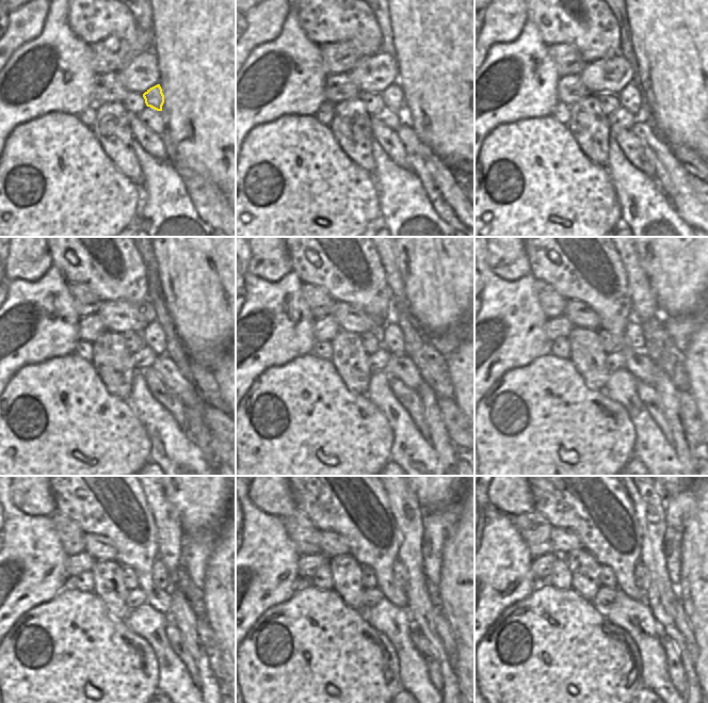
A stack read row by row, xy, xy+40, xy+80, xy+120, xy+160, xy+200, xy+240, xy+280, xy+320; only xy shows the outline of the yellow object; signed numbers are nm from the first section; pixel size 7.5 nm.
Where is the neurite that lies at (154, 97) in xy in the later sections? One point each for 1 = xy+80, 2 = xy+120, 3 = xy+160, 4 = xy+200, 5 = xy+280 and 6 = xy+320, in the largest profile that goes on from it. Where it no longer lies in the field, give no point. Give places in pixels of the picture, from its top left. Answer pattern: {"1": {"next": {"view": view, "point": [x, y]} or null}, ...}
{"1": {"next": {"view": "xy+80", "point": [630, 97]}}, "2": {"next": {"view": "xy+120", "point": [154, 336]}}, "3": {"next": {"view": "xy+160", "point": [391, 335]}}, "4": {"next": {"view": "xy+200", "point": [633, 337]}}, "5": {"next": {"view": "xy+280", "point": [401, 577]}}, "6": {"next": {"view": "xy+320", "point": [641, 576]}}}

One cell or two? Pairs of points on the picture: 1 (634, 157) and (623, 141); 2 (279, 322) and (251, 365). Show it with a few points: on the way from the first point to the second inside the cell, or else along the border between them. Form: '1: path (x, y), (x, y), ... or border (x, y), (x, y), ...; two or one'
1: path (633, 153), (627, 145); one
2: path (273, 333), (259, 351), (259, 356); one

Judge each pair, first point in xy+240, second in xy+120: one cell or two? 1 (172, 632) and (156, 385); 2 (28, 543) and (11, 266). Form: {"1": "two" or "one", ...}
{"1": "one", "2": "two"}

